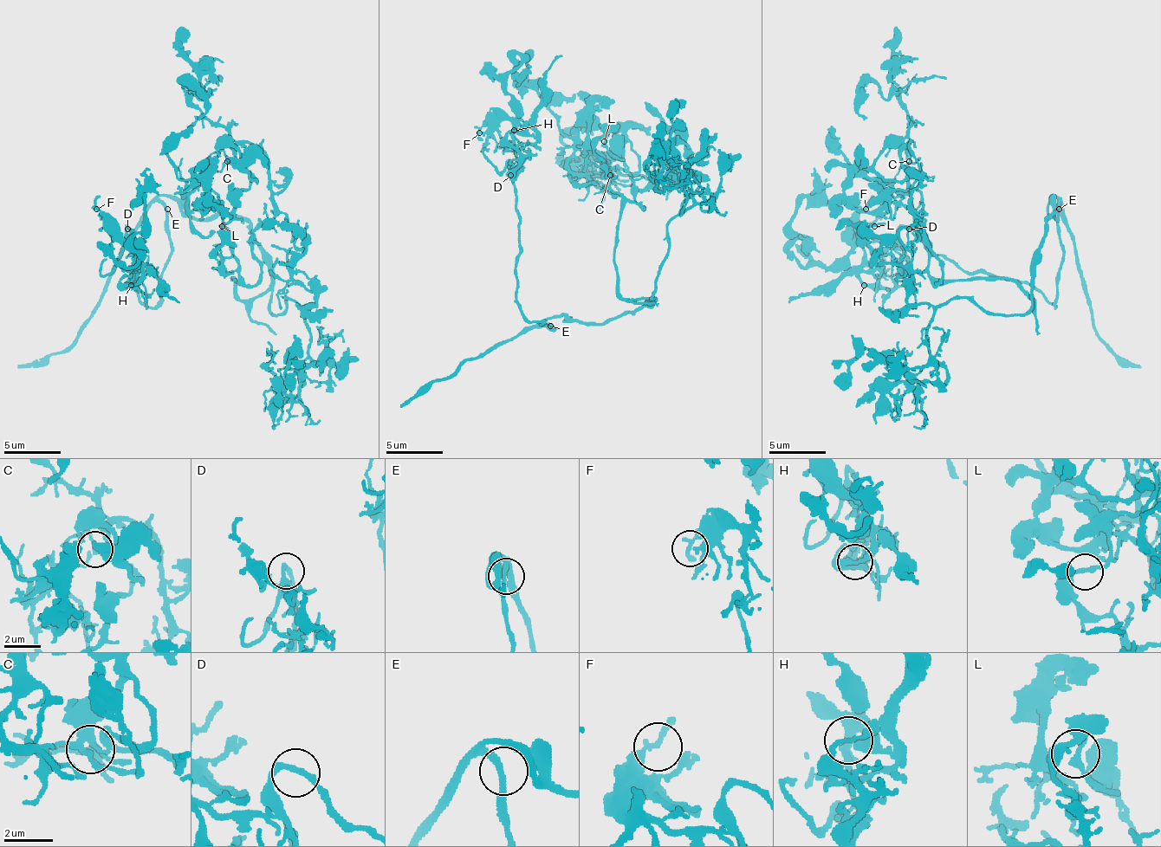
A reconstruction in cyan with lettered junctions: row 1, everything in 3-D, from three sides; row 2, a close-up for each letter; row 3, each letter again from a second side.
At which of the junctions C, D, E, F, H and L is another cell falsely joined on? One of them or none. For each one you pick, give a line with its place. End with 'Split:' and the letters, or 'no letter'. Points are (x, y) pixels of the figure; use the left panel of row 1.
Split: no letter

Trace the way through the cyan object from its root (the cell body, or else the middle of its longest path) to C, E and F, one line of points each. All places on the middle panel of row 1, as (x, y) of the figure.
C: (575, 320), (610, 323), (652, 300), (626, 300), (618, 291), (621, 195), (586, 175), (604, 186), (610, 175)
E: (575, 320), (550, 317), (541, 323), (550, 326)
F: (575, 320), (550, 317), (541, 323), (550, 328), (522, 311), (510, 177), (515, 141), (488, 126), (479, 132)

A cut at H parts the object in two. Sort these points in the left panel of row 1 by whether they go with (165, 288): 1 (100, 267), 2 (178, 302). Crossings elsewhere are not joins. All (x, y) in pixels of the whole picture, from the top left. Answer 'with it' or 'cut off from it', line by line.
1: cut off from it
2: with it

